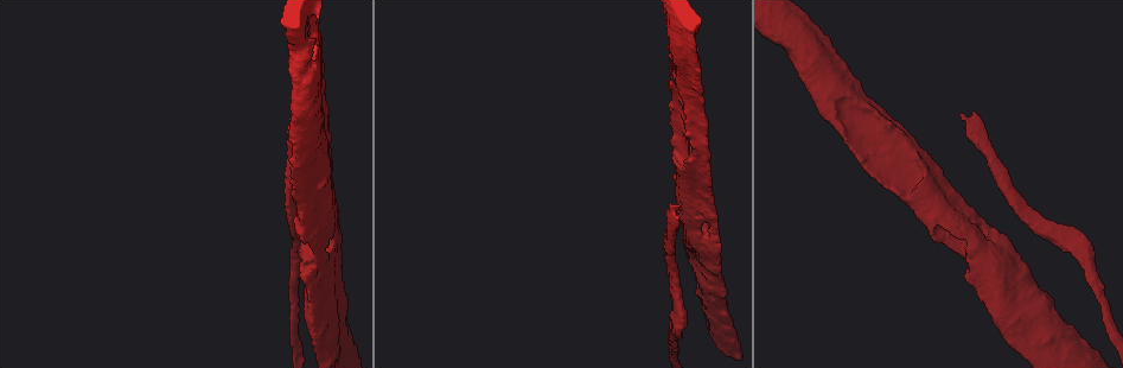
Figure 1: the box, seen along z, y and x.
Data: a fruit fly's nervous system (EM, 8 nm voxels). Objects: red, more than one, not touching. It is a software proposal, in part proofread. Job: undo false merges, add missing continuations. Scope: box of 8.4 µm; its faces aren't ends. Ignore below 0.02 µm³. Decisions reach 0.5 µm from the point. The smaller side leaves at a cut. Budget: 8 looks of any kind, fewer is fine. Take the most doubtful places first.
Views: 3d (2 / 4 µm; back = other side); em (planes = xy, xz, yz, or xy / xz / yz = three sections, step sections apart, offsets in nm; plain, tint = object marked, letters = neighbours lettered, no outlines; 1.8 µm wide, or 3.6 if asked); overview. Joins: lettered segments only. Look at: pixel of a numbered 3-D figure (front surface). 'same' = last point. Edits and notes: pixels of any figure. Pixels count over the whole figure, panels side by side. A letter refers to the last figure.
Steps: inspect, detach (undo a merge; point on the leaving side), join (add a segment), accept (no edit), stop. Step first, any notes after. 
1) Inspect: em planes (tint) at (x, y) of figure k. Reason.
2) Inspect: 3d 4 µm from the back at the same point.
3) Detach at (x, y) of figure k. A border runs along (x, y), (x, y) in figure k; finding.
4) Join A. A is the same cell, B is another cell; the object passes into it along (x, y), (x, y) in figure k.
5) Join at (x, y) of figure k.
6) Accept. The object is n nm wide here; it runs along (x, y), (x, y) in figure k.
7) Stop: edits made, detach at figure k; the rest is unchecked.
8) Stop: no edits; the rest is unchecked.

Inspect: em planes (tint) at (676, 206) of figure 1. Long arm stops here.

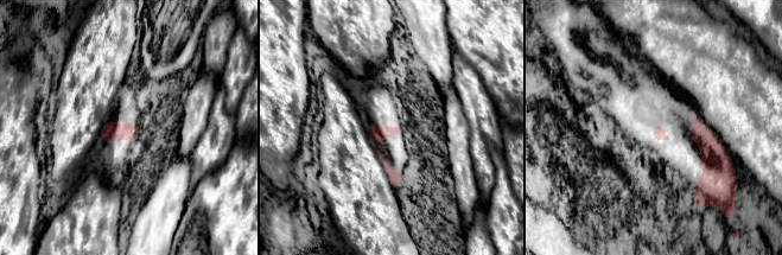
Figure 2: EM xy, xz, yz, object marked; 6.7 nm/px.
Inspect: em planes (letters) at the same point.

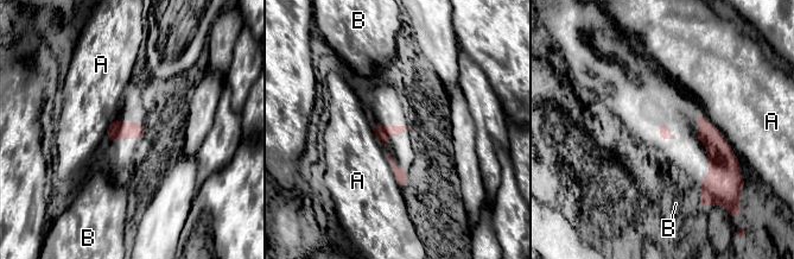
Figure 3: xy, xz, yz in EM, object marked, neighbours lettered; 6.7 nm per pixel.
Accept. A and B are other cells; a border runs along (697, 113), (718, 131), (738, 162) in figure 3; no lettered segment goes on from it.

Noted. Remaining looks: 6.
Inspect: em 3.6 µm yz step 16 (tint) at (681, 124) of figure 1. Touches itself.

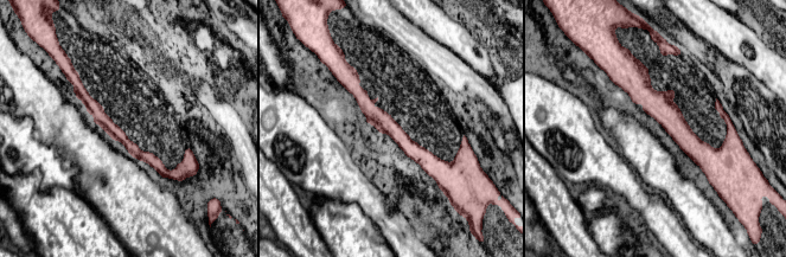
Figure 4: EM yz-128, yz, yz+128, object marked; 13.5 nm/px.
Inspect: em 3.6 µm planes (letters) at the same point.

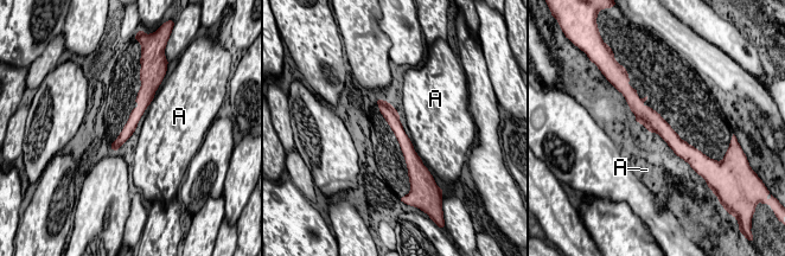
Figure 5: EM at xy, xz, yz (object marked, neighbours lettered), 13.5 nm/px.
Accept. A is another cell; continuous, no second neuron.

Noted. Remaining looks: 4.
Inspect: em planes (letters) at (716, 234) of figure 1. Closes a loop.

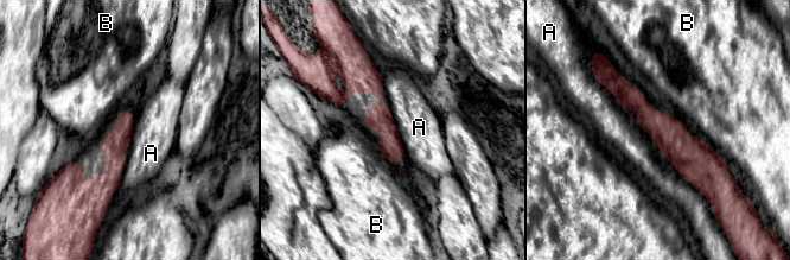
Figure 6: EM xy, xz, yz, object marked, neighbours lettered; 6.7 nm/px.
Accept. A and B are other cells; a border runs along (596, 78), (707, 198) in figure 6; one neuron here.

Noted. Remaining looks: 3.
Stop: no edits; the rest is unchecked.

